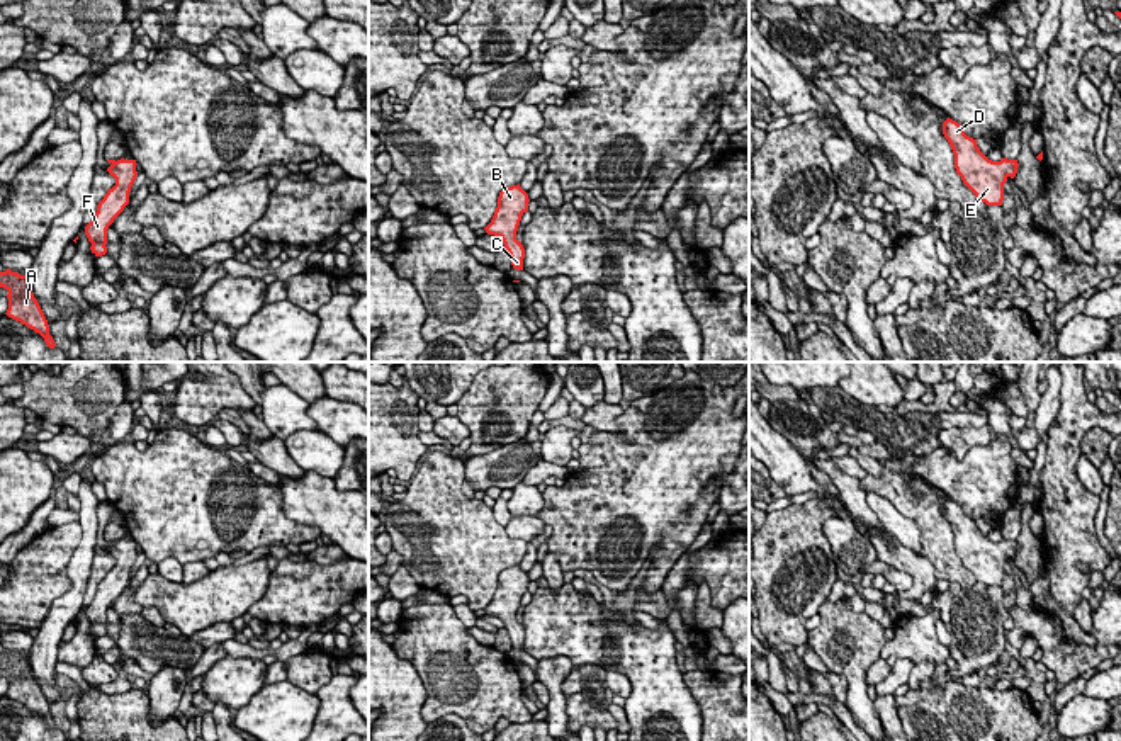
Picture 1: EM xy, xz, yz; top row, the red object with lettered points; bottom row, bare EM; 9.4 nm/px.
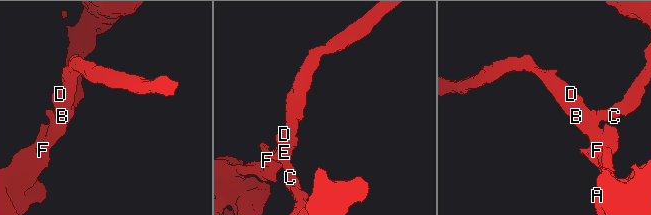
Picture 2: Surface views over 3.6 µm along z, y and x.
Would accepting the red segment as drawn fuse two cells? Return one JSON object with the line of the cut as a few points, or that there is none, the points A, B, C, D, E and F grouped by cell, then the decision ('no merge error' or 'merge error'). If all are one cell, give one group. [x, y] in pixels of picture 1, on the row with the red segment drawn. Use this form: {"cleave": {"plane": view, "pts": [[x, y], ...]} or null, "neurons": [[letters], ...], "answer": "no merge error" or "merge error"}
{"cleave": null, "neurons": [["A", "B", "C", "D", "E", "F"]], "answer": "no merge error"}

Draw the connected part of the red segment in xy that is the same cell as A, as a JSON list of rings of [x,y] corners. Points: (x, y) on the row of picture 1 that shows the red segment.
[[[7,269],[5,272],[0,272],[0,287],[8,291],[8,309],[5,314],[39,333],[46,345],[54,348],[56,343],[49,335],[48,320],[32,294],[31,277]]]

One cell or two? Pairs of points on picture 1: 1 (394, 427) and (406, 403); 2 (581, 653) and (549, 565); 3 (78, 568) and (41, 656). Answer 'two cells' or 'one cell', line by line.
1: one cell
2: two cells
3: one cell

